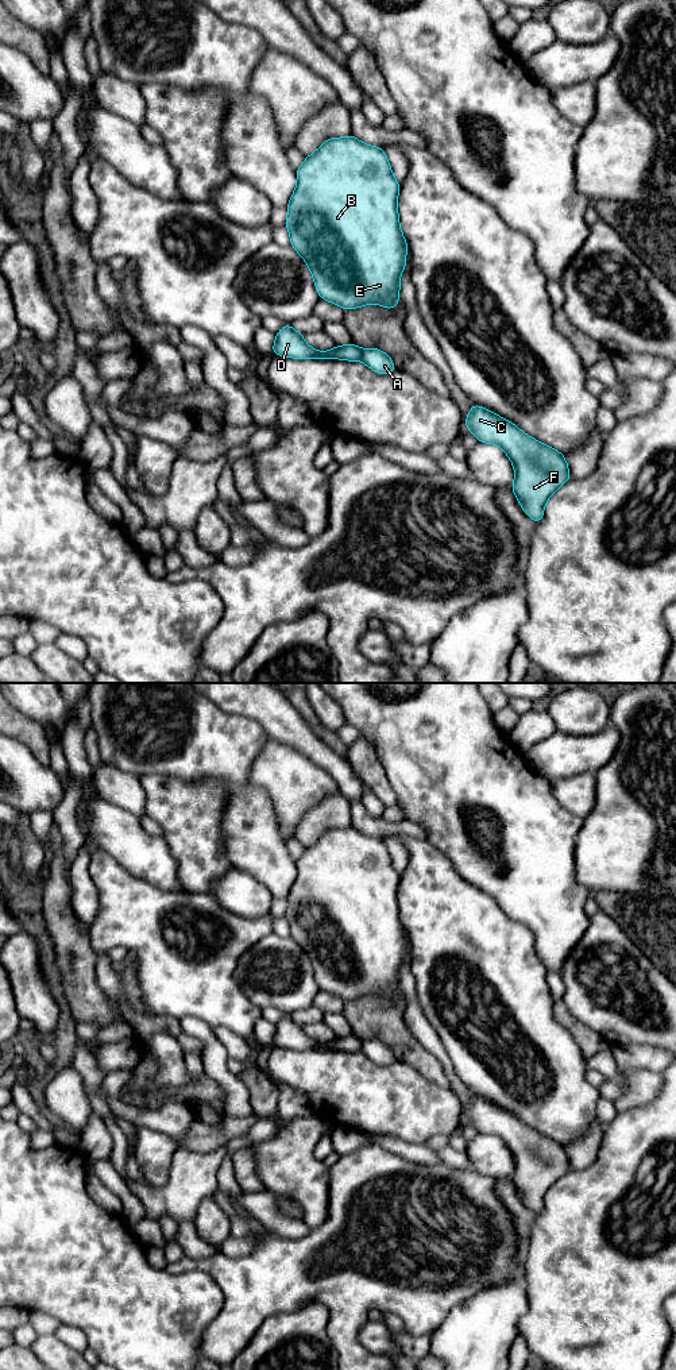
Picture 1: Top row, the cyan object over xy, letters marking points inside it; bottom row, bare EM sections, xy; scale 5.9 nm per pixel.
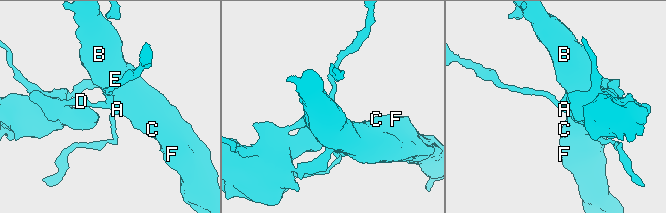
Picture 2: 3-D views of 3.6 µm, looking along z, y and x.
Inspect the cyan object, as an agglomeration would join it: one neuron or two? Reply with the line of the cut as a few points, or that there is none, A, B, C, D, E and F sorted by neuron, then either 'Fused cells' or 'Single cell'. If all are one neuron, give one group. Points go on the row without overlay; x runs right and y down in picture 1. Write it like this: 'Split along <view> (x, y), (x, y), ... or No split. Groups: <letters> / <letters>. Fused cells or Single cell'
Split along xy (362, 1041), (359, 1050). Groups: A / B C D E F. Fused cells

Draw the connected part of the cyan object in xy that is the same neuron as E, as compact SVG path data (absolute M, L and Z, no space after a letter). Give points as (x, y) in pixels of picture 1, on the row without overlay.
M354 826L329 829L305 848L295 865L297 877L286 898L285 918L290 925L290 938L306 953L320 989L344 1002L368 995L394 1002L399 991L399 969L406 960L407 933L401 923L397 900L401 875L393 867L385 841L368 837Z

